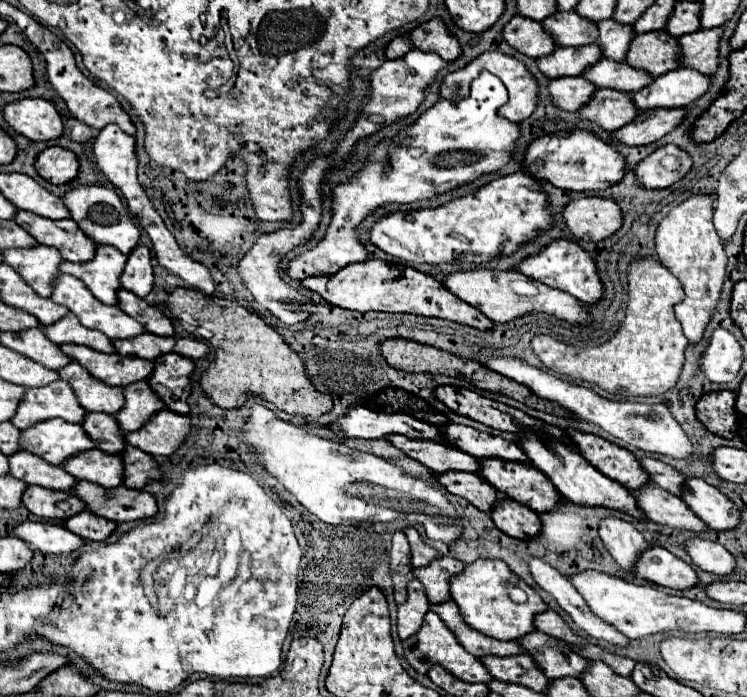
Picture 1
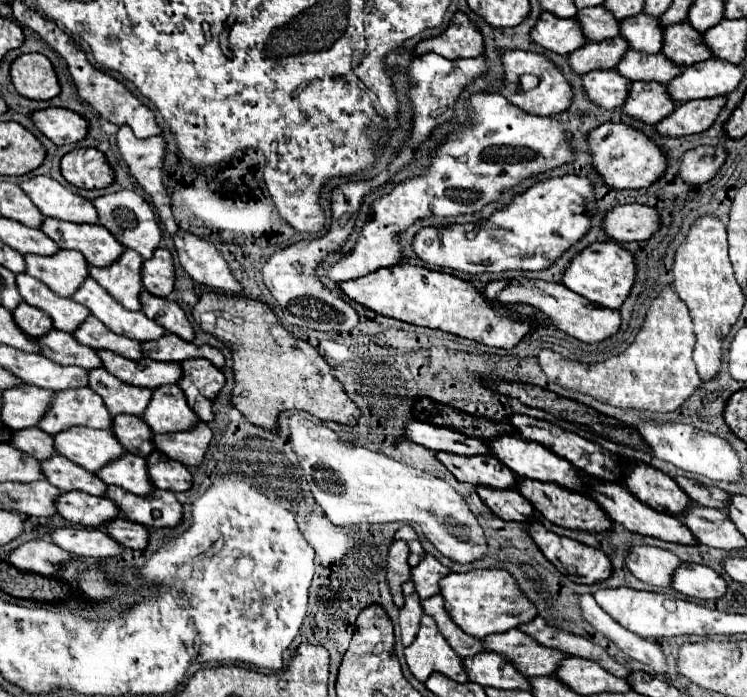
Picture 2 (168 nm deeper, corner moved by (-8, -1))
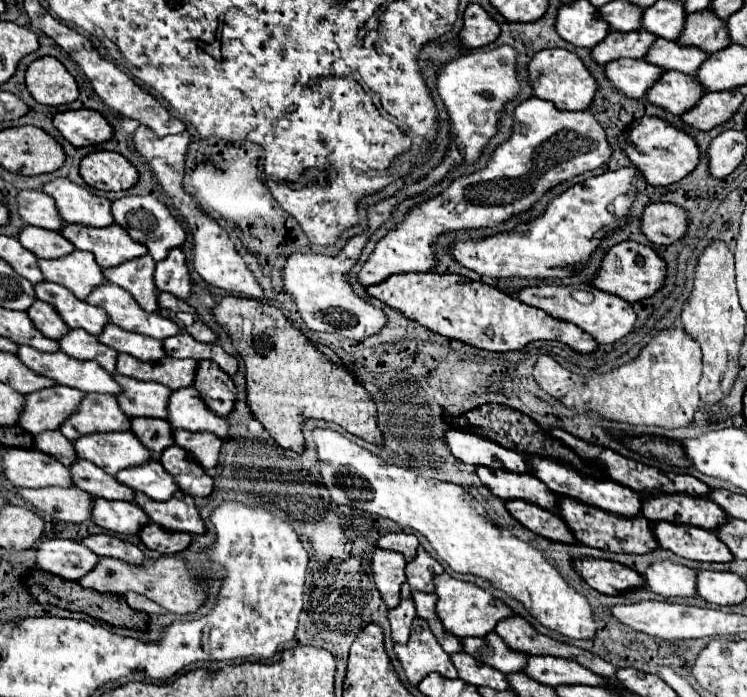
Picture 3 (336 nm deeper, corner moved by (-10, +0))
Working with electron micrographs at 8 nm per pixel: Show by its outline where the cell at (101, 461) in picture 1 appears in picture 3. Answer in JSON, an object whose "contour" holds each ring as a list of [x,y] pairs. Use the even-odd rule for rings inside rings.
{"contour":[[[154,458],[140,466],[120,470],[116,474],[116,480],[132,490],[144,492],[152,500],[168,500],[178,490],[174,478]]]}

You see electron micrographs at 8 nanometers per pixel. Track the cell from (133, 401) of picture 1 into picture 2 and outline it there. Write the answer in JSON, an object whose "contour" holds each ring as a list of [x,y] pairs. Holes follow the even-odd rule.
{"contour":[[[162,385],[154,389],[152,401],[146,407],[142,419],[154,433],[176,433],[188,431],[198,423],[198,415],[190,409],[186,395],[178,385]]]}

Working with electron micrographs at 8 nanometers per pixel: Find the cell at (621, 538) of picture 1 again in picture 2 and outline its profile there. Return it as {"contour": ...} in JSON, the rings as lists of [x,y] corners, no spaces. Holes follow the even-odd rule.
{"contour":[[[646,545],[632,547],[626,555],[626,565],[634,577],[656,587],[670,587],[674,571],[680,563],[682,561],[674,553]]]}

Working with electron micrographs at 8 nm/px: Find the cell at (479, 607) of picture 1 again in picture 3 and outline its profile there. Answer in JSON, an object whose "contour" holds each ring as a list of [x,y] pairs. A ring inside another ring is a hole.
{"contour":[[[446,572],[440,574],[434,580],[436,586],[436,594],[438,594],[438,604],[436,604],[436,612],[444,624],[444,628],[448,628],[448,632],[456,634],[458,638],[468,638],[468,636],[484,636],[488,632],[494,630],[494,626],[512,616],[514,612],[498,598],[494,598],[488,590],[472,584],[472,582],[464,582],[464,580],[456,580],[452,576],[448,576]]]}

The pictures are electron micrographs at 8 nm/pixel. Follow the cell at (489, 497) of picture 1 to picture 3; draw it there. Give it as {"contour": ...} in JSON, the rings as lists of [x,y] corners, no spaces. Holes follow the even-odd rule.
{"contour":[[[506,500],[506,510],[528,530],[550,538],[554,542],[574,542],[572,532],[564,526],[564,520],[556,512],[544,510],[526,500]]]}

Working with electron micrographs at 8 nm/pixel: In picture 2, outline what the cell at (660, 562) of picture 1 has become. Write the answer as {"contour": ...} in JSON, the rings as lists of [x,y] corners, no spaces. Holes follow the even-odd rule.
{"contour":[[[682,563],[674,573],[672,587],[686,597],[696,599],[722,599],[726,595],[726,581],[714,569],[696,565],[696,563]]]}

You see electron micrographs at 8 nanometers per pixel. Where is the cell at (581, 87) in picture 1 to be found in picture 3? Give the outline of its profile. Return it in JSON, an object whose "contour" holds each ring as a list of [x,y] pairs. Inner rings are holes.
{"contour":[[[620,58],[606,64],[606,78],[612,88],[628,98],[642,98],[648,86],[652,86],[662,72],[664,70],[656,70],[656,66],[648,66],[648,62],[630,58]]]}

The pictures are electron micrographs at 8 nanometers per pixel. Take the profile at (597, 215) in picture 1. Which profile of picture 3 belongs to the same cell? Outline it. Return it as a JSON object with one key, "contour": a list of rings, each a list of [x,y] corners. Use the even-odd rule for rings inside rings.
{"contour":[[[648,204],[640,218],[642,234],[656,246],[672,244],[686,234],[688,216],[676,204]]]}

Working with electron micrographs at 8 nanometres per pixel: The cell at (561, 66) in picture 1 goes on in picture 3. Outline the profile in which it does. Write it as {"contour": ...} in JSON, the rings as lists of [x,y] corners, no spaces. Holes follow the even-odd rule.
{"contour":[[[646,30],[608,32],[608,36],[592,48],[592,60],[604,66],[618,58],[644,58],[644,50],[648,50],[654,40]]]}

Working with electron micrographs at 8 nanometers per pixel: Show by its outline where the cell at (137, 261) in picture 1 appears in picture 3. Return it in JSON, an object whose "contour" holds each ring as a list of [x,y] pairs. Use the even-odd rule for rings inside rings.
{"contour":[[[172,248],[168,256],[156,264],[154,272],[156,288],[162,292],[170,292],[178,298],[188,298],[192,284],[188,276],[188,266],[180,248]]]}

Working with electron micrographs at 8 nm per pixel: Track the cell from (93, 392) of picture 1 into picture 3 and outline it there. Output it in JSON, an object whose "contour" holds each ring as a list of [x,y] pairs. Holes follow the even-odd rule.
{"contour":[[[112,374],[112,378],[122,386],[122,392],[116,394],[116,400],[126,416],[164,418],[164,406],[168,404],[168,394],[172,392],[170,388],[158,382],[140,382],[120,374]]]}

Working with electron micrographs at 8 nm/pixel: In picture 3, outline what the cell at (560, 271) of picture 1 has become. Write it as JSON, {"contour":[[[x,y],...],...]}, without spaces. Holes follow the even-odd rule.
{"contour":[[[620,242],[606,250],[600,270],[590,280],[590,284],[626,302],[638,302],[642,298],[652,296],[664,284],[664,276],[666,276],[666,264],[650,246],[642,246],[636,242]]]}

